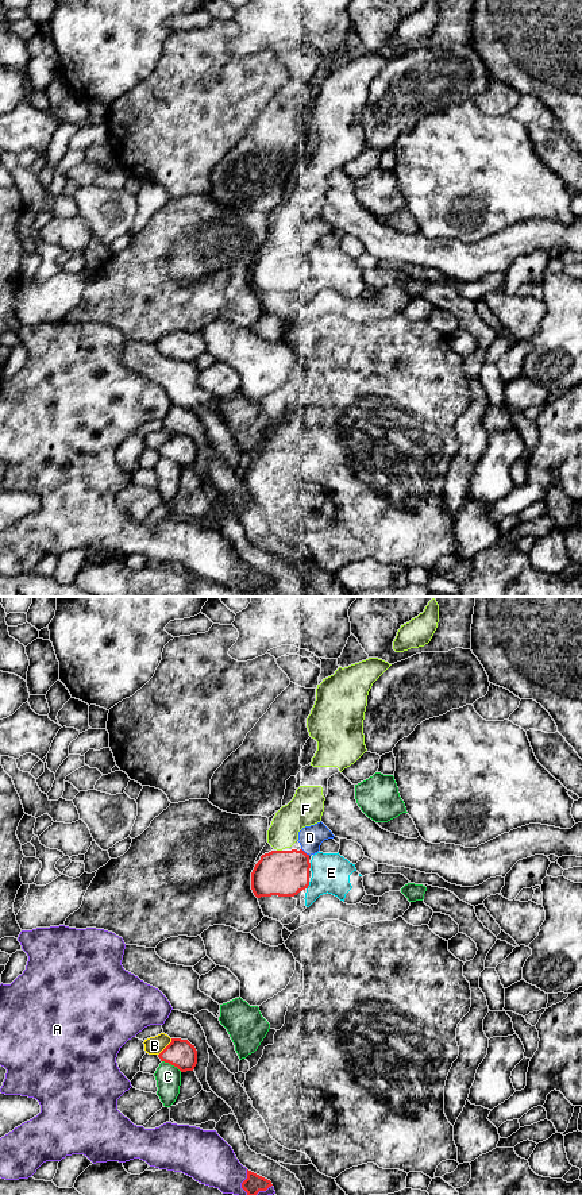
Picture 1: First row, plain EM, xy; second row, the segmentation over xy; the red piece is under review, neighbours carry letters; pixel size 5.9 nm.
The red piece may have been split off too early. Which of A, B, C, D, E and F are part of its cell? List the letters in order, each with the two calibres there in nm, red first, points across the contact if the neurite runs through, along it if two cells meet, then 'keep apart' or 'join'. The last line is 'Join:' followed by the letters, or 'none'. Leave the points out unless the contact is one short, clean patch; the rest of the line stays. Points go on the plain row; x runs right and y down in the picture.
A: 120 nm thick on the red side, 300 nm on the other; keep apart
B: 170 nm thick on the red side, 110 nm on the other; keep apart
C: 170 nm thick on the red side, 150 nm on the other; keep apart
D: 280 nm thick on the red side, 140 nm on the other; join
E: 280 nm thick on the red side, 220 nm on the other; keep apart
F: 280 nm thick on the red side, 180 nm on the other; keep apart
Join: D

